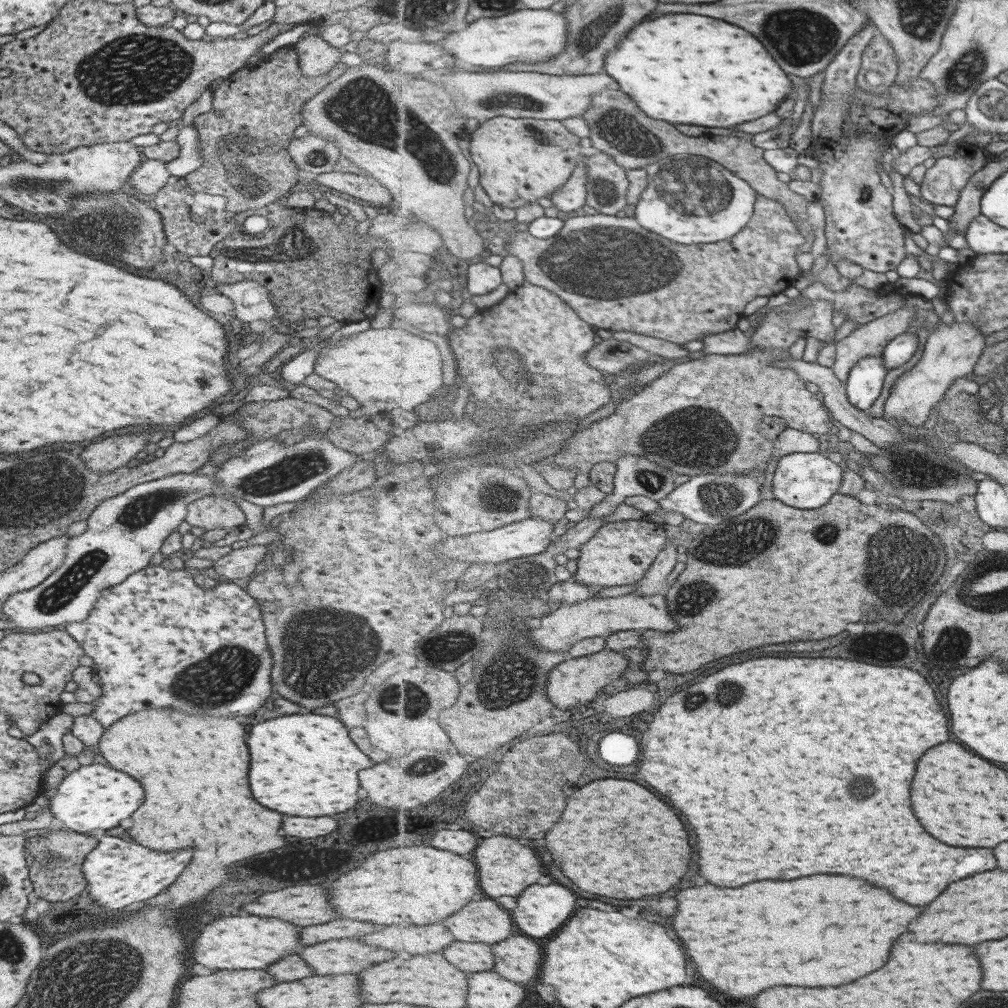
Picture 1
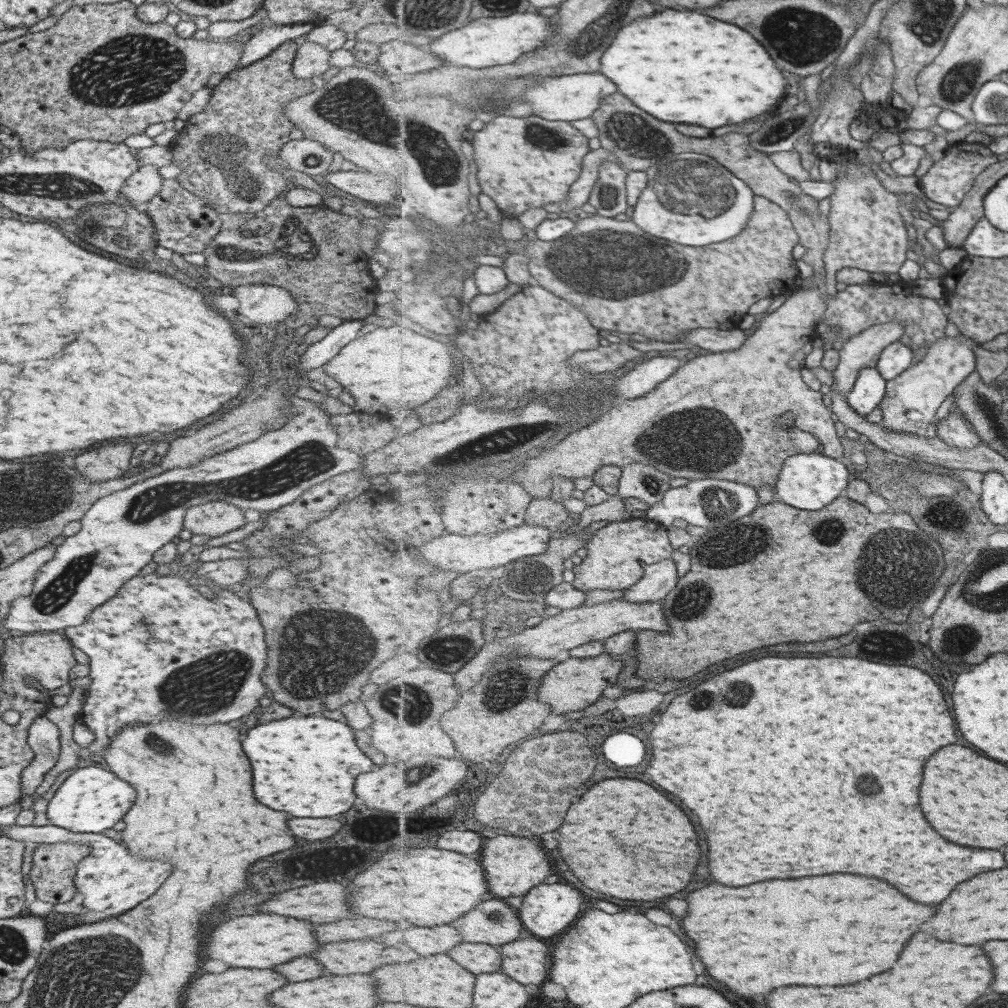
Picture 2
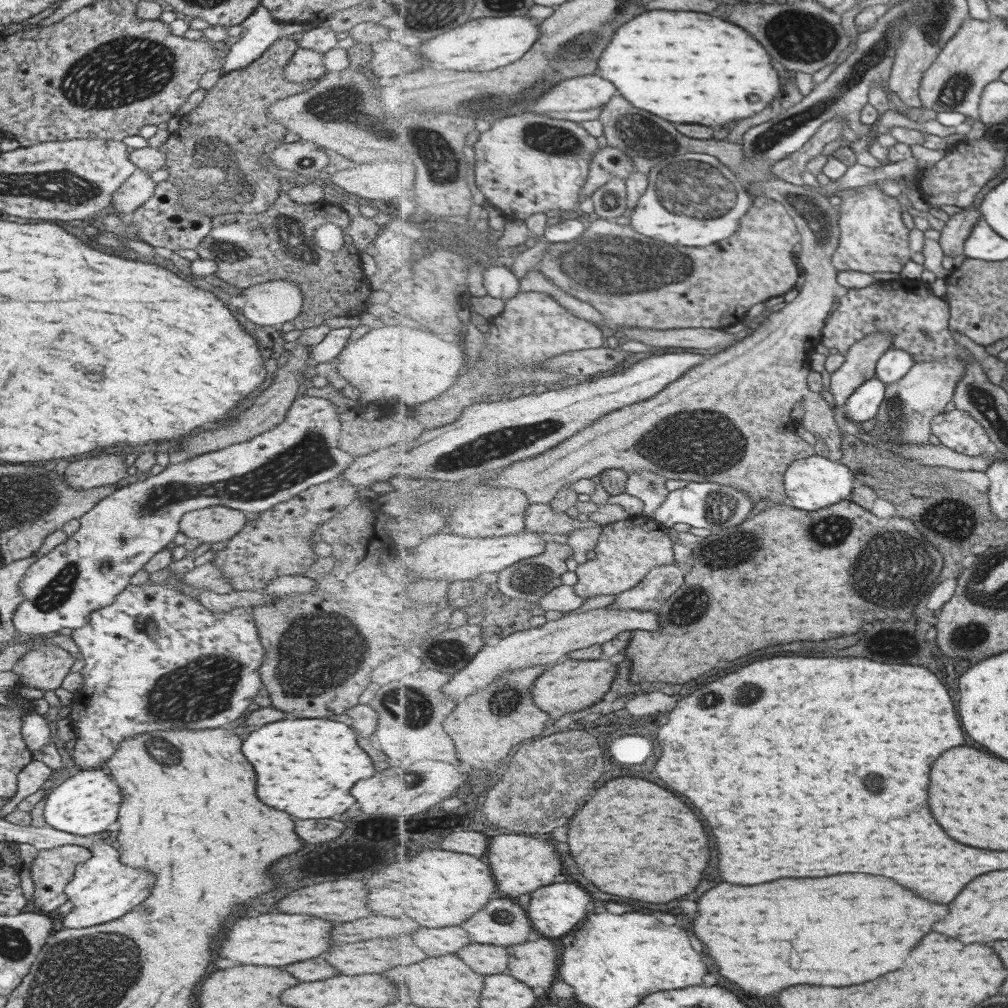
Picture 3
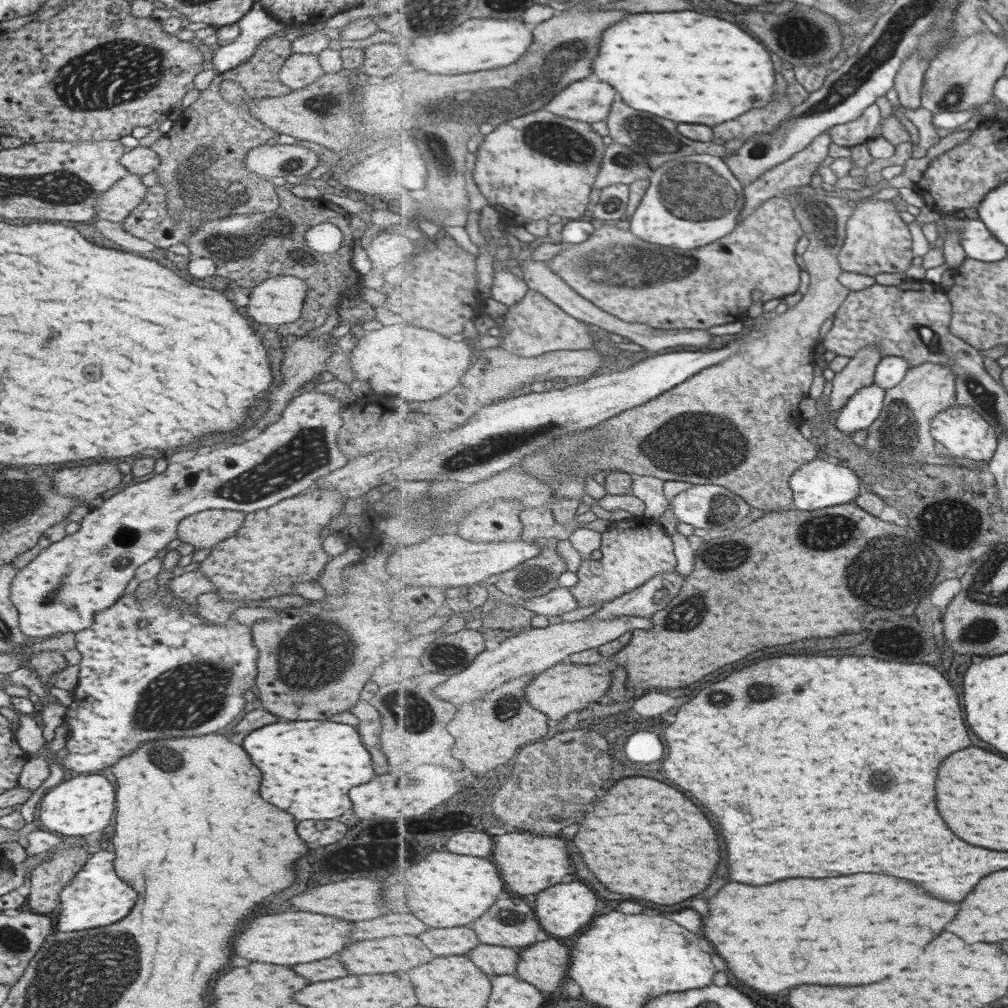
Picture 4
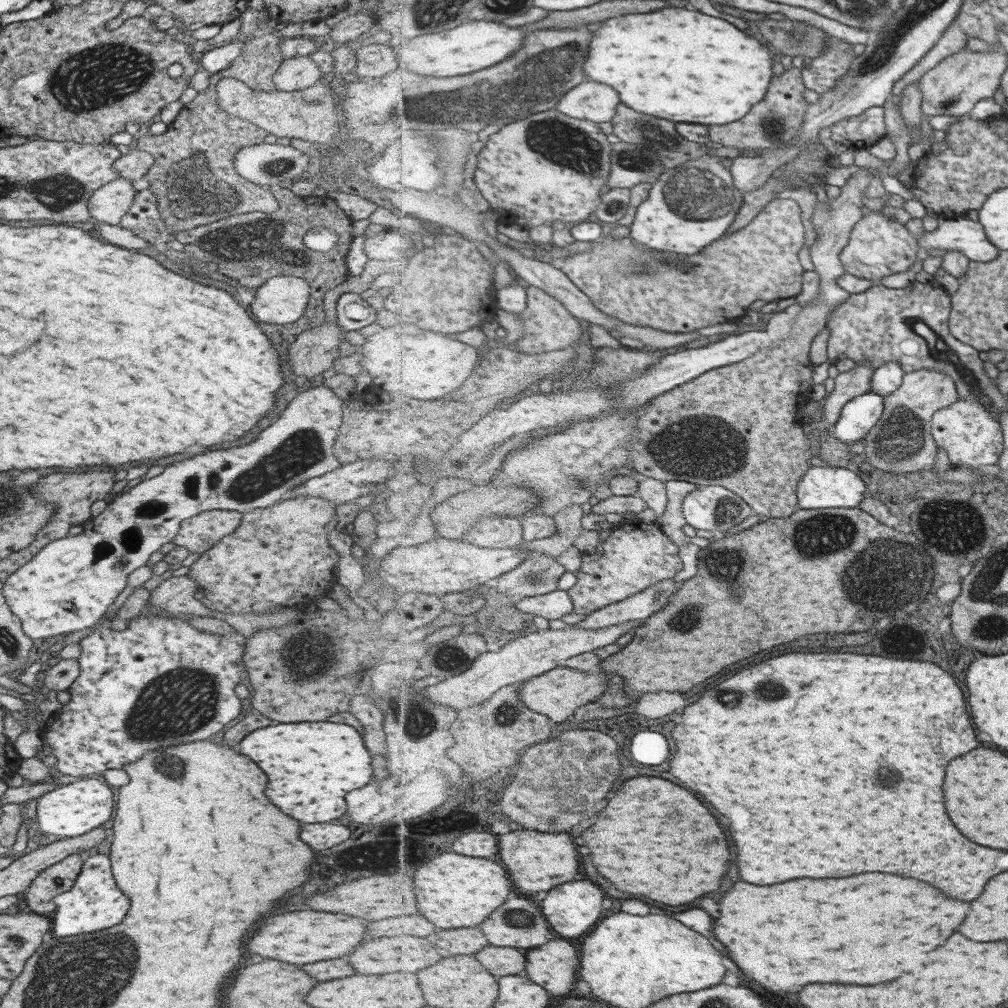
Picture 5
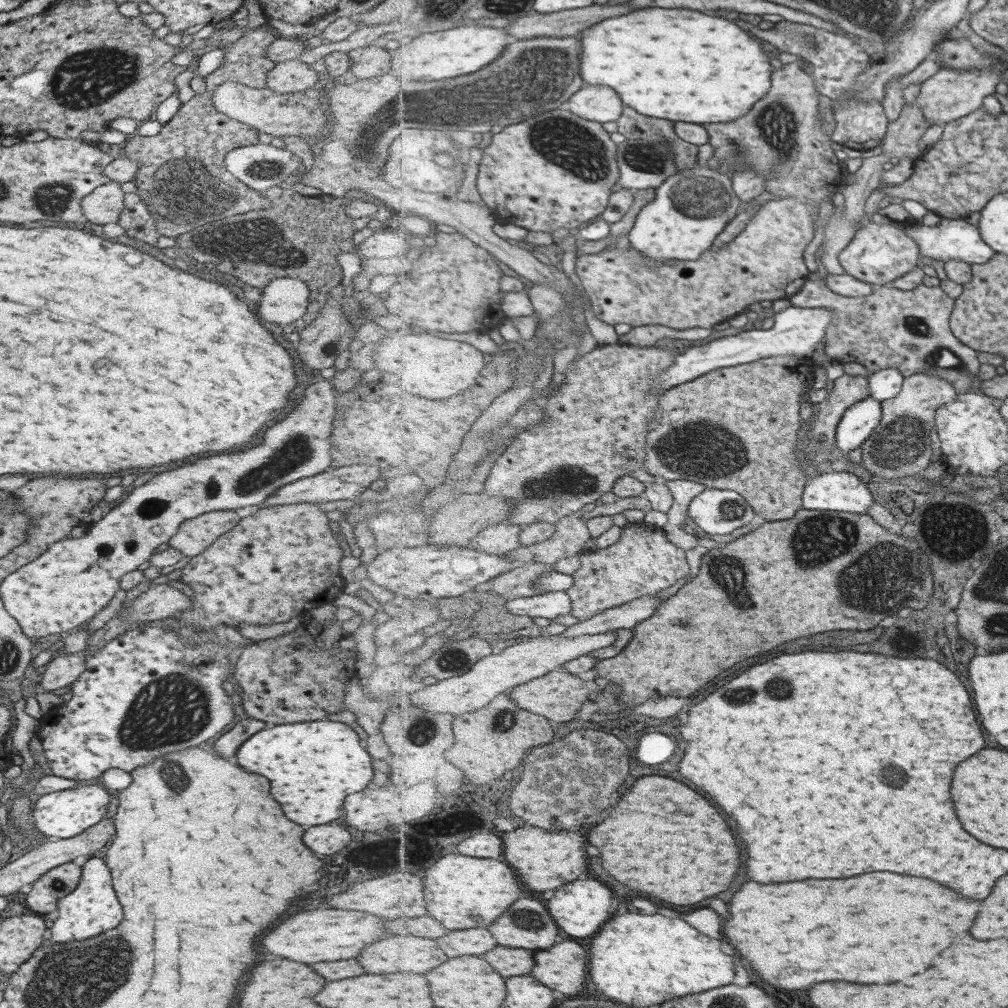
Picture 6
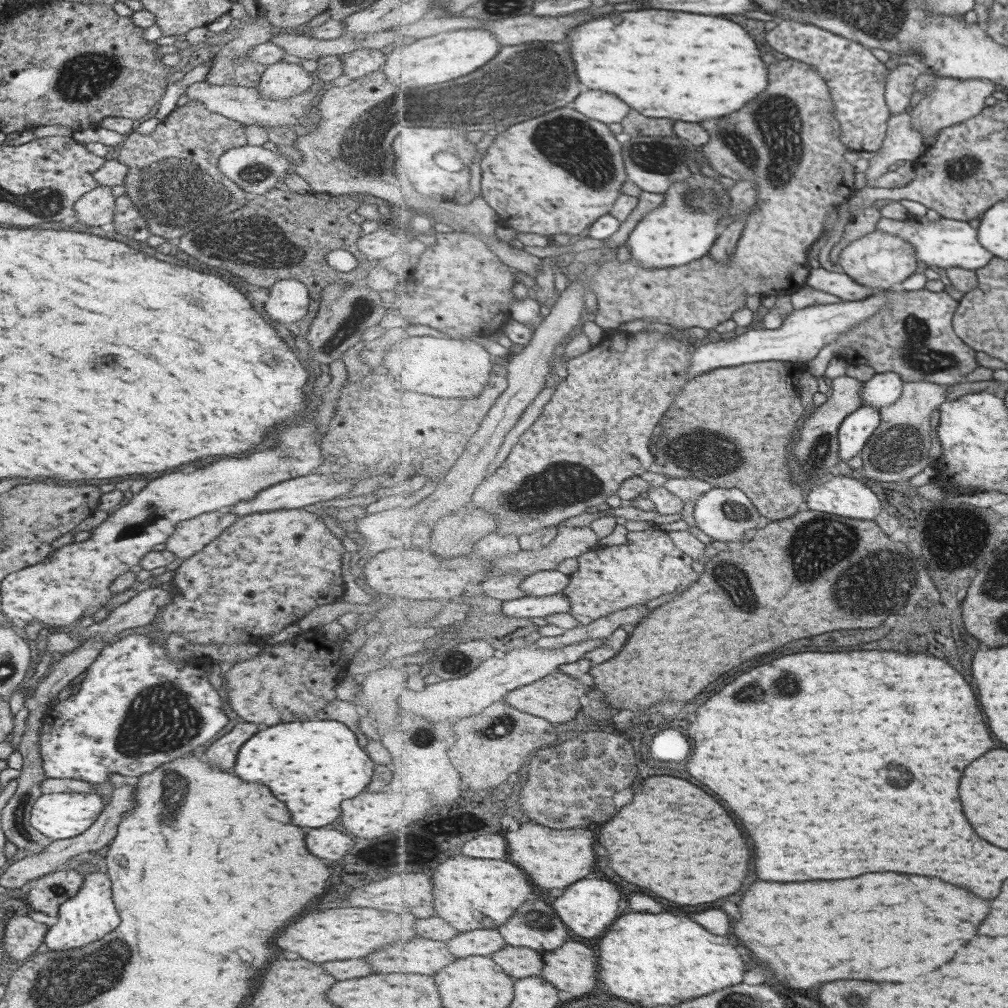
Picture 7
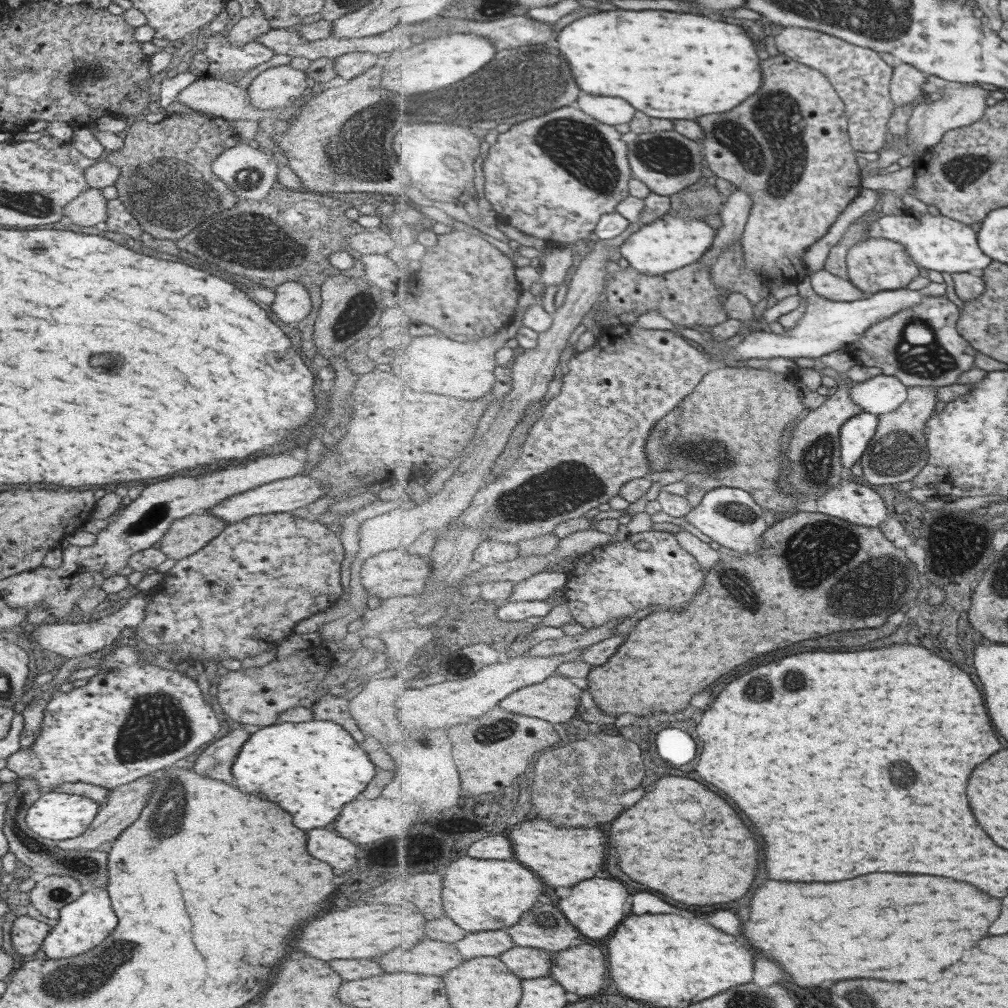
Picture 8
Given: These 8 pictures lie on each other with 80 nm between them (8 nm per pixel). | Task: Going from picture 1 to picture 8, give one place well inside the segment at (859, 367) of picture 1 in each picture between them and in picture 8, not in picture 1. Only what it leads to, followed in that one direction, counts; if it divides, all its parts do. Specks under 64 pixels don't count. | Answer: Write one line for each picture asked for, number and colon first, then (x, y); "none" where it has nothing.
2: (870, 391)
3: (864, 404)
4: (863, 409)
5: (858, 417)
6: (859, 422)
7: (856, 430)
8: (856, 434)

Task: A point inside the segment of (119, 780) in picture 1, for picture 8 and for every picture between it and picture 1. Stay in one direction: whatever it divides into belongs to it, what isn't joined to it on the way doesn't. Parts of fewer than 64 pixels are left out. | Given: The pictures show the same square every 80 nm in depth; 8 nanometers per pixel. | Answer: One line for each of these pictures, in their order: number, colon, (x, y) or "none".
2: (90, 800)
3: (86, 803)
4: (82, 806)
5: (81, 805)
6: (59, 815)
7: (57, 816)
8: (53, 816)

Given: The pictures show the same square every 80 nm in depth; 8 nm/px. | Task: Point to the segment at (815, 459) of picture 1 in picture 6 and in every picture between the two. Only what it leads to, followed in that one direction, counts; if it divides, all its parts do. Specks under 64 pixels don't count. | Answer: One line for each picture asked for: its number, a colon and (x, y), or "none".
2: (808, 481)
3: (813, 483)
4: (818, 484)
5: (830, 486)
6: (839, 491)

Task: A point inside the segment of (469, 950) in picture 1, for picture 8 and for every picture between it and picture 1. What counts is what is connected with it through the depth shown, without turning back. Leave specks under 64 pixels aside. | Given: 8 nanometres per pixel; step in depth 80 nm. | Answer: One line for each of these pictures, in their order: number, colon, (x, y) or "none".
2: (480, 958)
3: (487, 959)
4: (494, 960)
5: (502, 961)
6: (508, 961)
7: (520, 962)
8: (529, 963)

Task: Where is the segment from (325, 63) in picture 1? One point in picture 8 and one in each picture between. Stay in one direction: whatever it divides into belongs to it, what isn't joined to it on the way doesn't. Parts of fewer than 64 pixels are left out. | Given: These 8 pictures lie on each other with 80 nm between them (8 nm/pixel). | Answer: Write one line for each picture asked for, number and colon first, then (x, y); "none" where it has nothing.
2: (310, 59)
3: (304, 64)
4: (297, 70)
5: (299, 72)
6: (290, 76)
7: (280, 80)
8: (279, 86)

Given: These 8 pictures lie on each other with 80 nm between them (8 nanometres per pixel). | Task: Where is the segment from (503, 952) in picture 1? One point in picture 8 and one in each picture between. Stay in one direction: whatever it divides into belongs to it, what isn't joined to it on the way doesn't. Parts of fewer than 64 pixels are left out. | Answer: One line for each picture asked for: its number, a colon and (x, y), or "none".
2: (528, 960)
3: (536, 962)
4: (546, 963)
5: (554, 965)
6: (563, 967)
7: (574, 968)
8: (582, 969)

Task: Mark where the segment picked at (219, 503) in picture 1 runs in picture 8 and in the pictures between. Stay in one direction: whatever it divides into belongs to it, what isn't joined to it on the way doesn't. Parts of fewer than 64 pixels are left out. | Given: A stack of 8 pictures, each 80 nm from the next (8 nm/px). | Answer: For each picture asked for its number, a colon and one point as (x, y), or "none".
2: (214, 518)
3: (212, 524)
4: (204, 529)
5: (198, 533)
6: (194, 535)
7: (189, 536)
8: (186, 535)

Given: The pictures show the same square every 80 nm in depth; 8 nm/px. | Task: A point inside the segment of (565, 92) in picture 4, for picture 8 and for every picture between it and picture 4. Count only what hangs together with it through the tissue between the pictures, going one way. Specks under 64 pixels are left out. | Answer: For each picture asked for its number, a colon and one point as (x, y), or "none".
5: (592, 101)
6: (597, 103)
7: (602, 106)
8: (613, 111)

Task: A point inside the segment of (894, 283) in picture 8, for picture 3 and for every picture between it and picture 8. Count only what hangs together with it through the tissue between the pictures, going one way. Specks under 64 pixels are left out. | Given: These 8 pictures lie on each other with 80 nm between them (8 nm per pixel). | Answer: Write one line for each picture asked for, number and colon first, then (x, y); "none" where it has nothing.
3: (874, 238)
4: (877, 241)
5: (880, 246)
6: (879, 254)
7: (879, 260)

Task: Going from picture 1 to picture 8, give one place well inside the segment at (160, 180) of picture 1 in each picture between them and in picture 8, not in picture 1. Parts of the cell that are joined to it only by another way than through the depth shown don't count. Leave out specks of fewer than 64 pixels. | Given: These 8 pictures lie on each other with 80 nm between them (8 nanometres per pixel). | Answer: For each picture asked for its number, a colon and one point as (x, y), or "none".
2: (145, 182)
3: (137, 187)
4: (113, 204)
5: (108, 203)
6: (102, 205)
7: (94, 208)
8: (86, 209)

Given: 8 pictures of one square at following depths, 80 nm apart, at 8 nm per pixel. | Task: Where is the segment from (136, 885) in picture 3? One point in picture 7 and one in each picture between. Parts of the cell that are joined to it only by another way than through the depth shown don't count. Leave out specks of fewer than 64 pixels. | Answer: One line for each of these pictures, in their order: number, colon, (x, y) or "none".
4: (95, 897)
5: (94, 903)
6: (91, 908)
7: (86, 917)

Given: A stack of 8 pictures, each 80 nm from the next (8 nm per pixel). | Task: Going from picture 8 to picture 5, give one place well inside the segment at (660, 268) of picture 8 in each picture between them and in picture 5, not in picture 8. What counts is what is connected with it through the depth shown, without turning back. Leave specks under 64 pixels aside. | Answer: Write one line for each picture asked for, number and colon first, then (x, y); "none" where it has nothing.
5: (656, 226)
6: (661, 232)
7: (674, 234)

